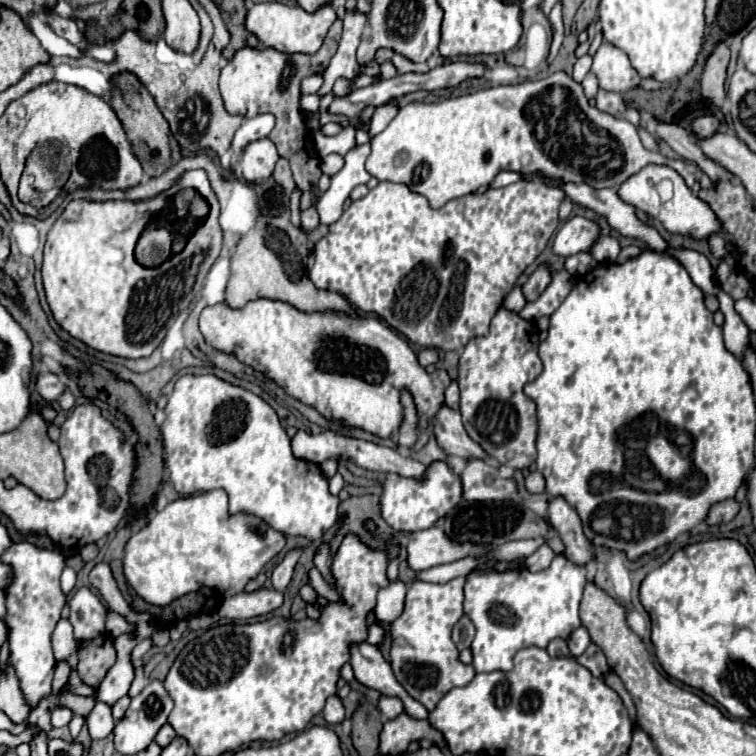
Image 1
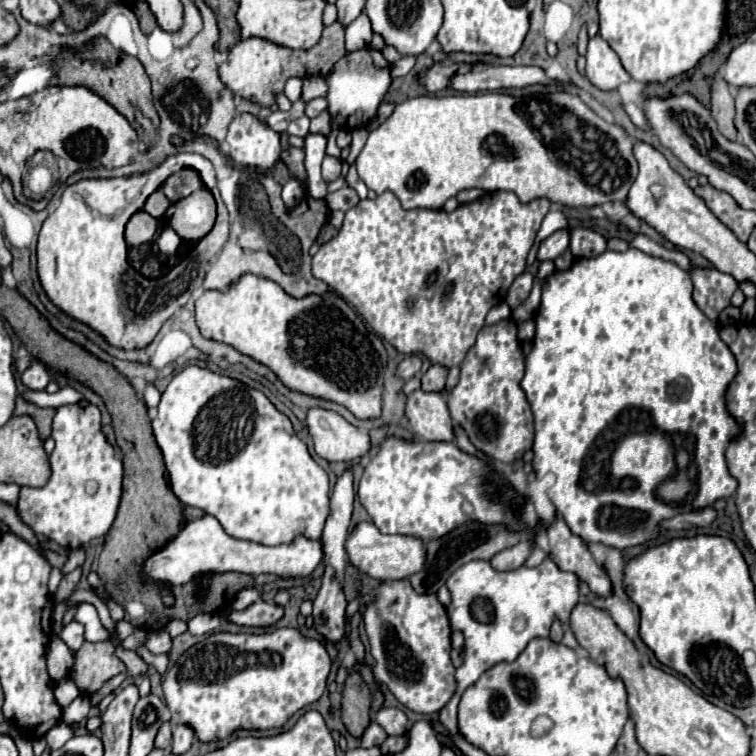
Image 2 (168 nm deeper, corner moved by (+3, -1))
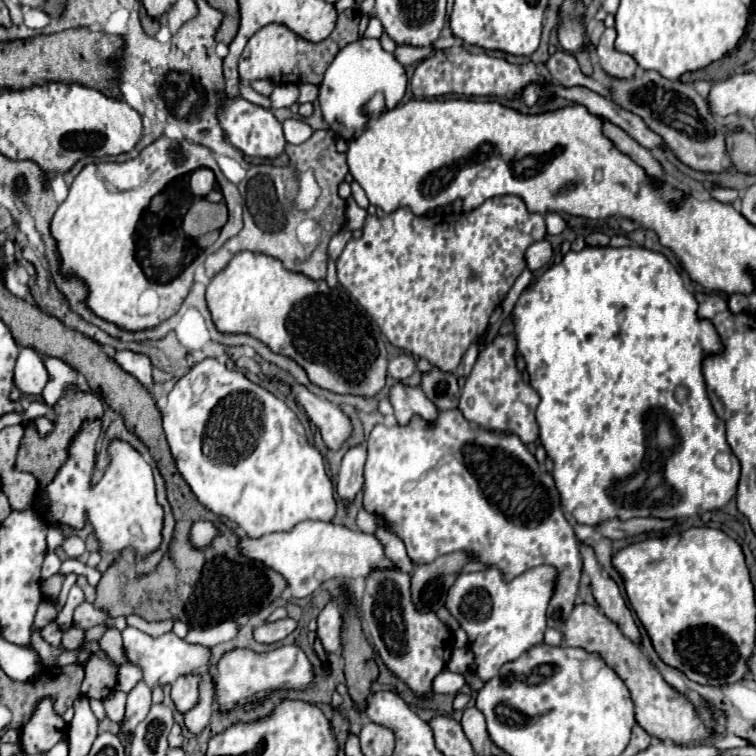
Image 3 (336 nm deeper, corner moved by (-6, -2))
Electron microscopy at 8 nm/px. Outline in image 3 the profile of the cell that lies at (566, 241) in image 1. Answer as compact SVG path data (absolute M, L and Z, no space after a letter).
M546 239L534 243L534 245L526 251L526 263L528 263L528 269L532 269L532 271L544 269L544 267L550 263L552 255L554 255L554 249L552 249L552 245L550 245Z

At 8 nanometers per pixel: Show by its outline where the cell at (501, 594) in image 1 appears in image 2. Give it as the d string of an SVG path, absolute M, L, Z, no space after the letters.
M545 558L535 568L521 566L517 570L509 570L509 572L497 572L495 568L491 568L489 562L475 560L475 562L463 564L459 570L453 572L453 576L447 580L447 588L451 592L451 604L447 608L447 614L449 614L451 628L463 632L465 648L463 648L463 664L455 672L457 690L455 690L455 694L449 703L439 713L440 722L446 729L453 734L461 735L457 720L461 694L463 694L463 690L467 686L475 684L485 670L489 670L491 666L495 666L499 662L513 662L525 650L529 640L533 640L533 638L547 638L551 622L555 618L559 618L561 622L569 622L569 614L571 614L571 610L575 608L575 604L579 600L577 584L579 584L577 576L571 574L571 572L559 570L559 566L551 558Z

